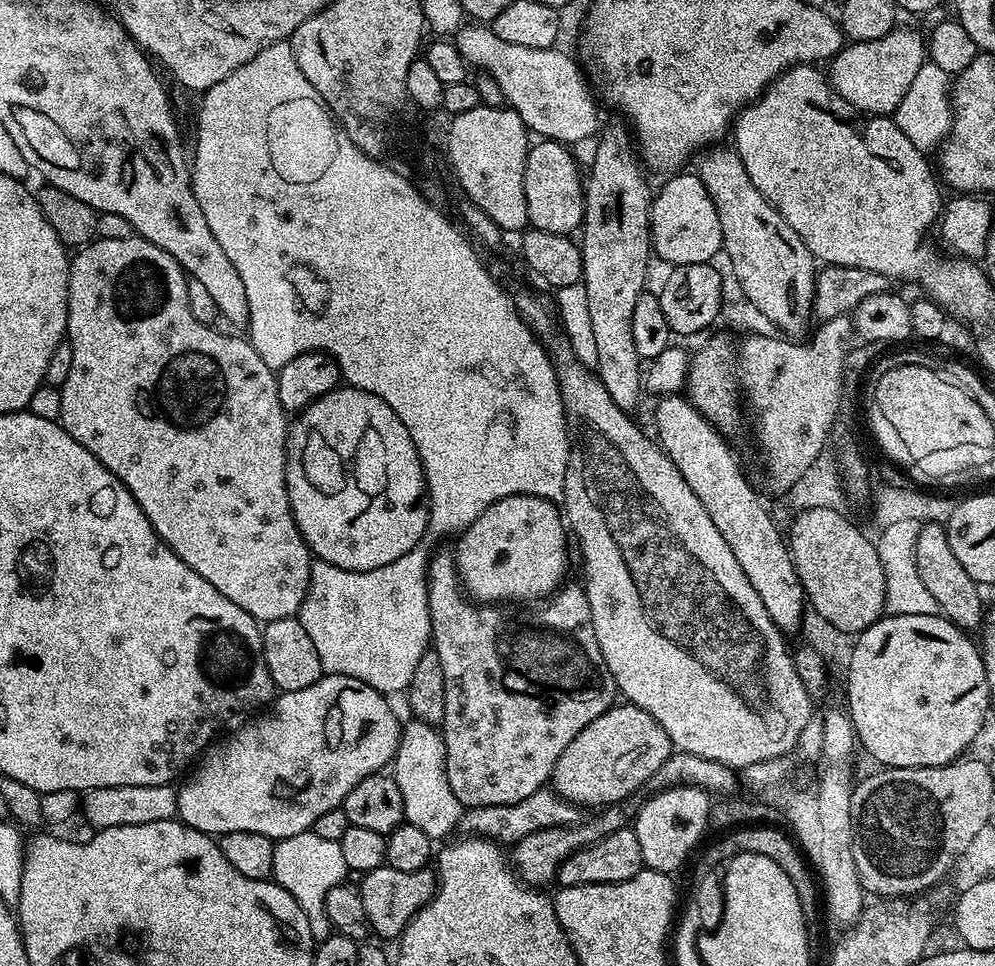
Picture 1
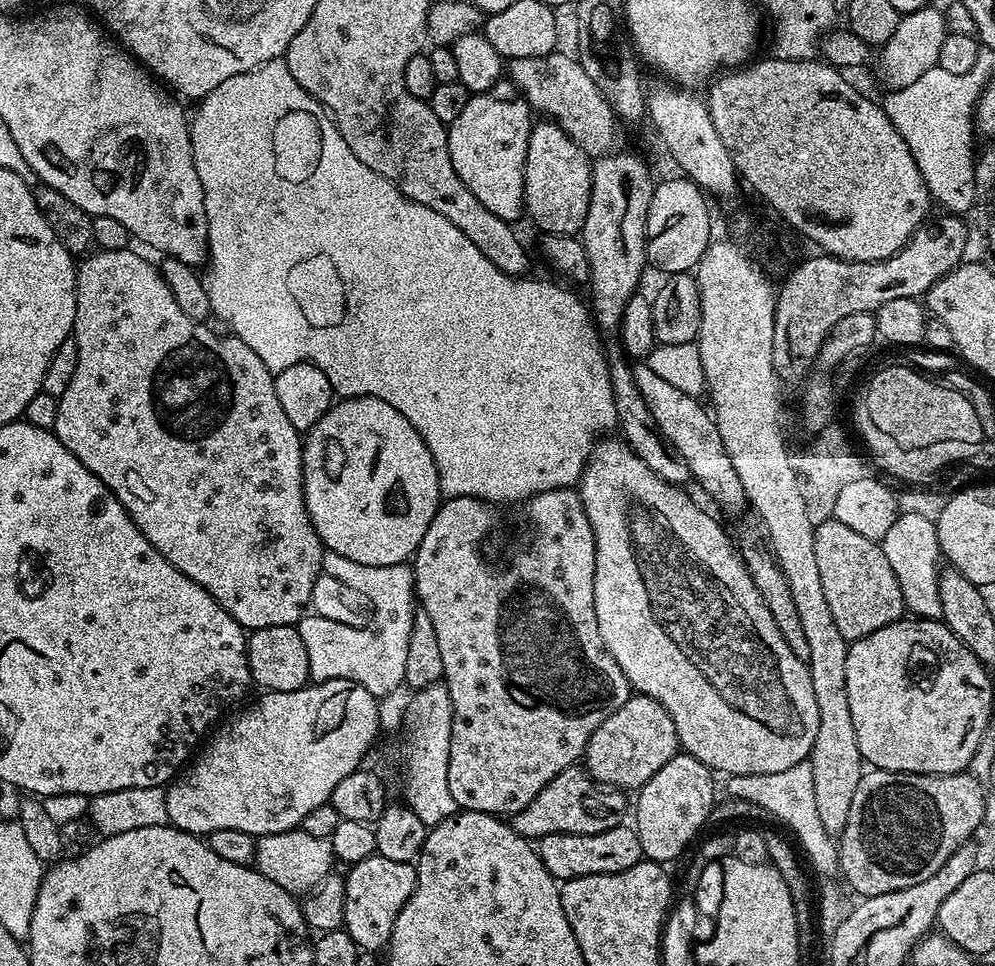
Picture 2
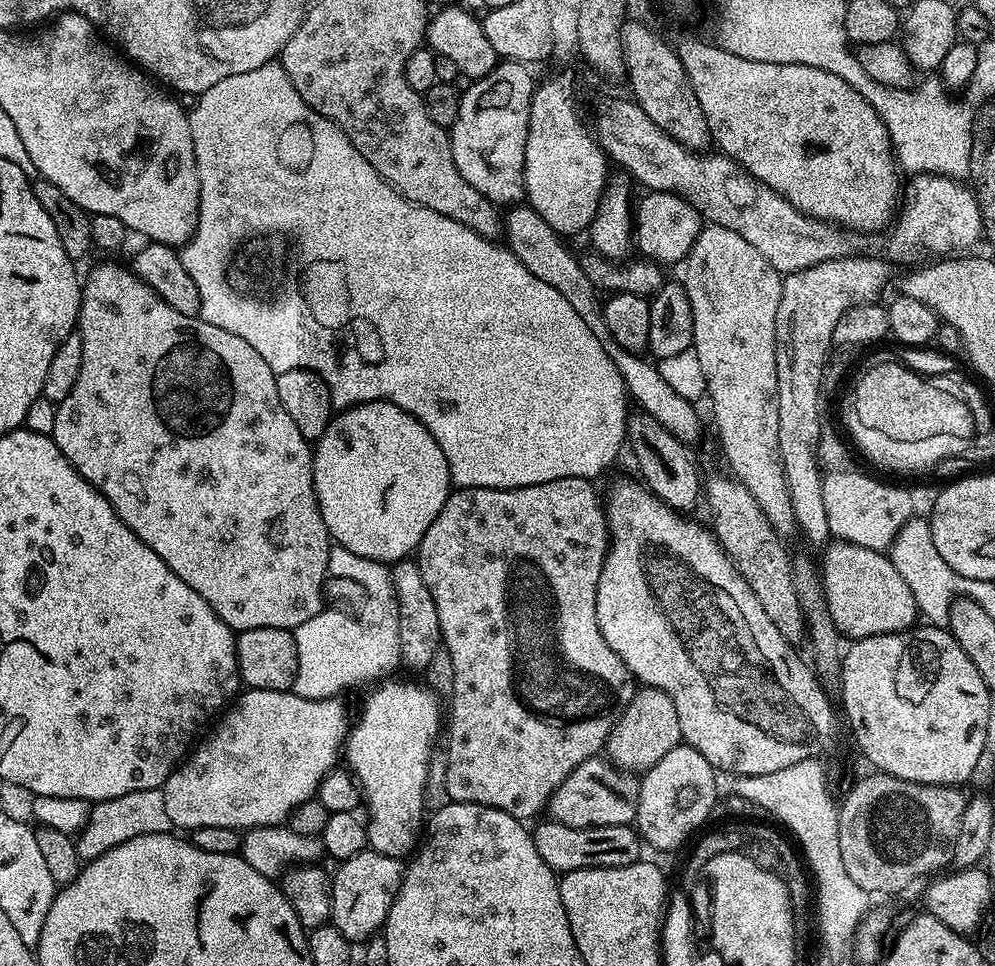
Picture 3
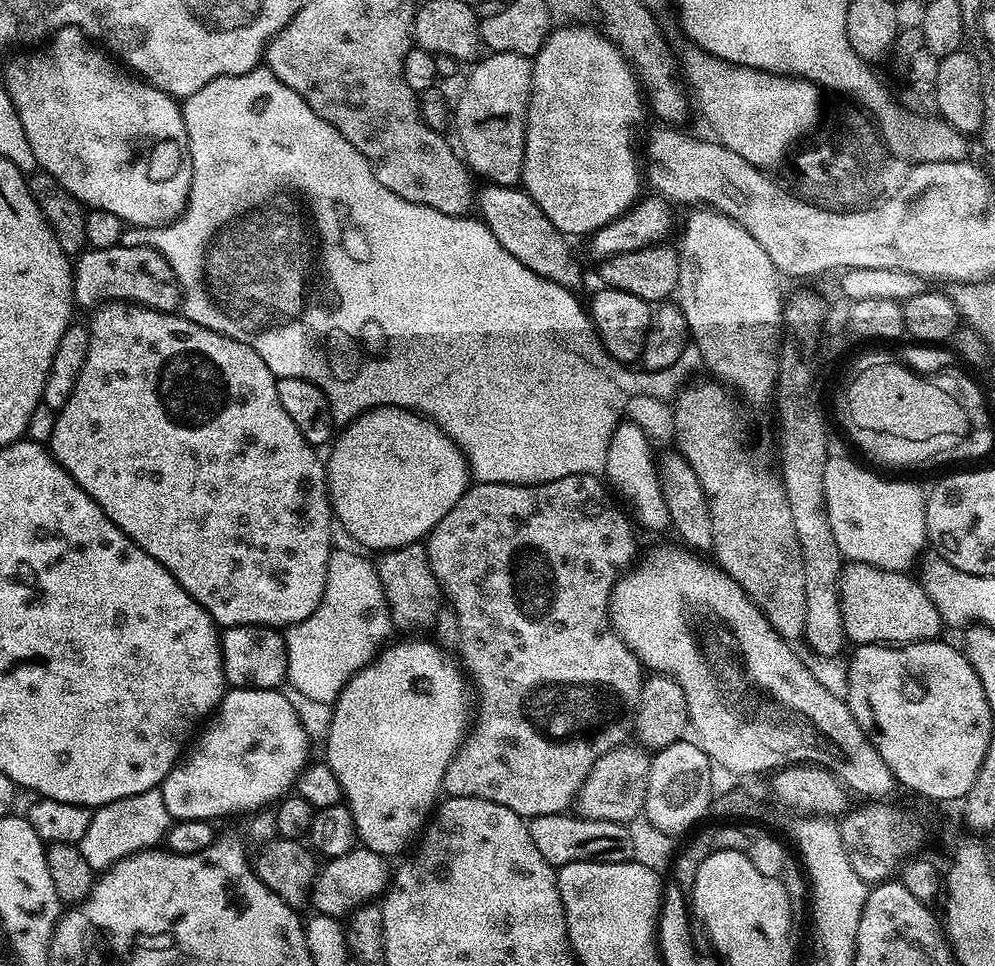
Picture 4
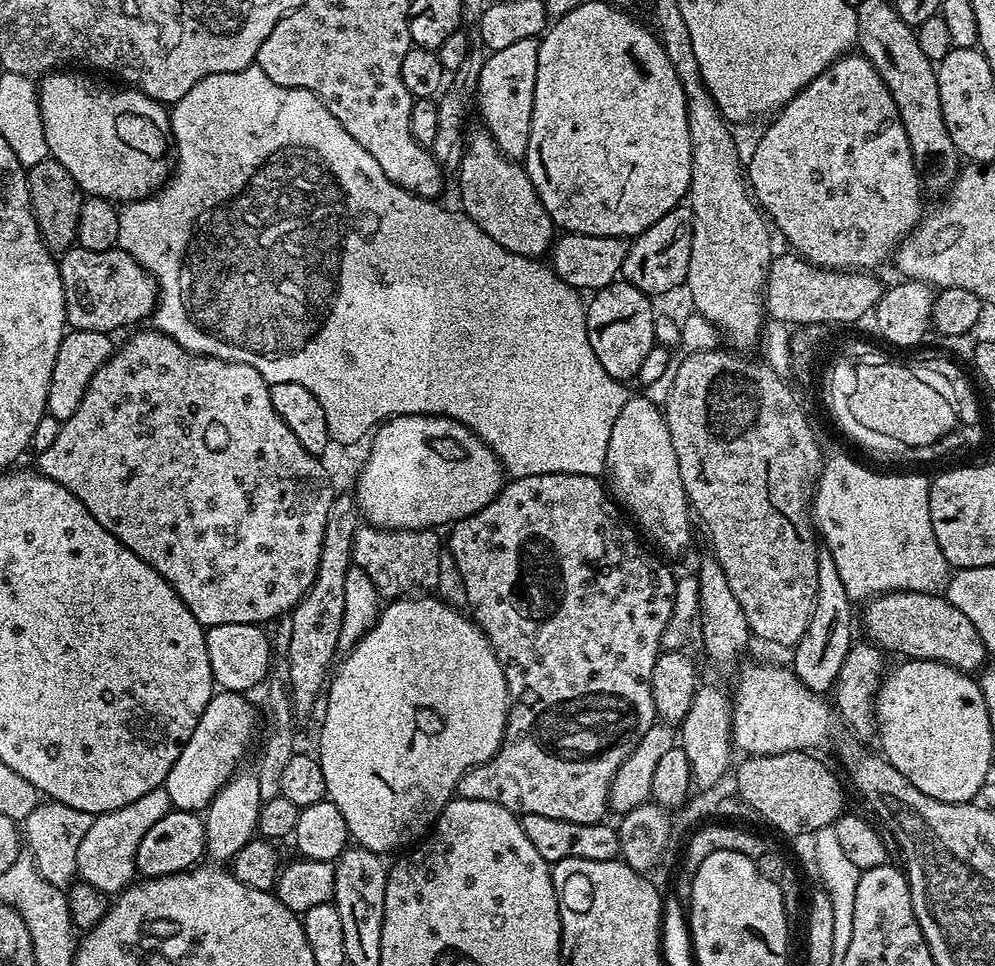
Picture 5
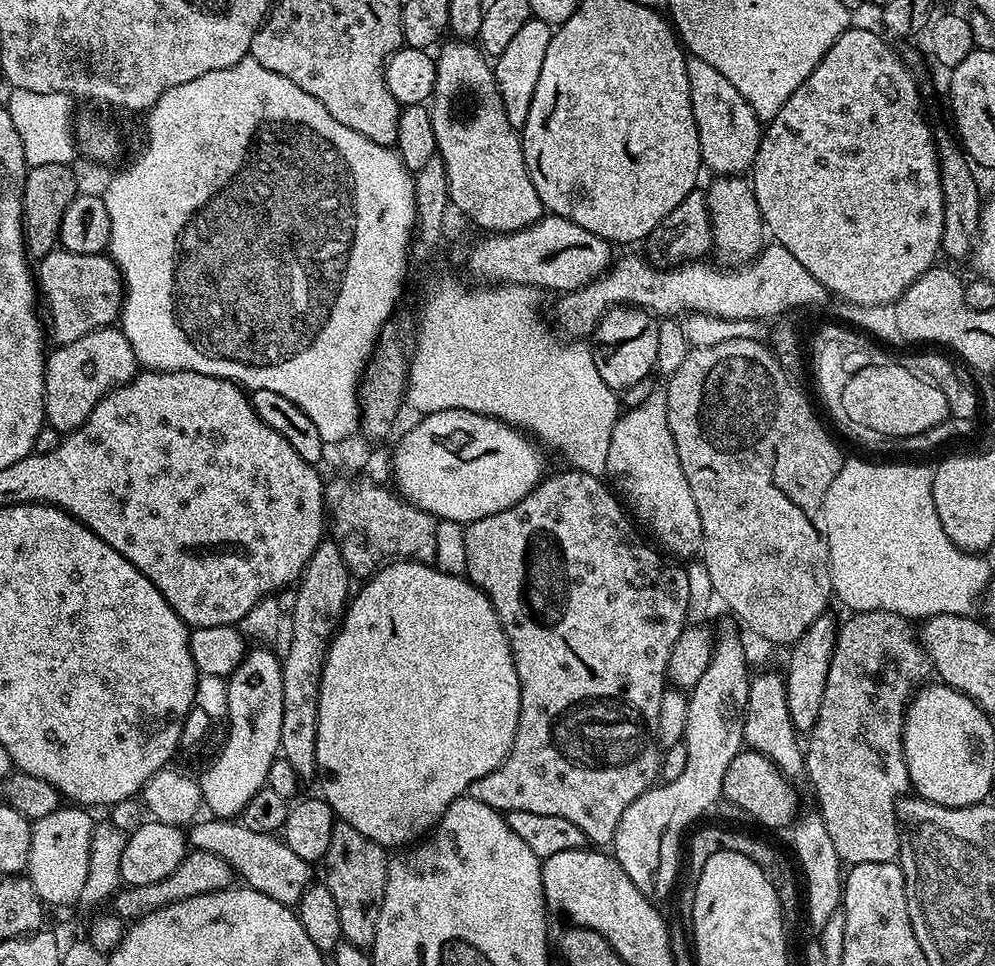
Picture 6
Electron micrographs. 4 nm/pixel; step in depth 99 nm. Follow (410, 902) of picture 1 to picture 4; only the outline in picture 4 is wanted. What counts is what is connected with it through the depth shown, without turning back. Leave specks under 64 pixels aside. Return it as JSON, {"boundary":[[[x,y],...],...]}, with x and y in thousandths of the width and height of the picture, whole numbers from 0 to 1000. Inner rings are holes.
{"boundary":[[[365,876],[343,886],[335,886],[327,894],[330,895],[321,900],[312,918],[312,936],[323,948],[349,949],[355,940],[385,929],[392,914],[391,891]]]}

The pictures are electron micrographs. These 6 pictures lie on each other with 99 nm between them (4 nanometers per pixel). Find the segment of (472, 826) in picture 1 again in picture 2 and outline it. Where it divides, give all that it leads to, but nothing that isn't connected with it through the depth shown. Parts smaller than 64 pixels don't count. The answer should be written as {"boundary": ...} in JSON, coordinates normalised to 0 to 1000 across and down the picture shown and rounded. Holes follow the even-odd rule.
{"boundary":[[[576,793],[565,797],[561,805],[553,805],[541,826],[525,840],[514,846],[516,859],[533,871],[542,871],[544,865],[553,863],[605,863],[614,857],[624,856],[627,840],[632,840],[633,828],[622,816],[603,812],[586,794]]]}

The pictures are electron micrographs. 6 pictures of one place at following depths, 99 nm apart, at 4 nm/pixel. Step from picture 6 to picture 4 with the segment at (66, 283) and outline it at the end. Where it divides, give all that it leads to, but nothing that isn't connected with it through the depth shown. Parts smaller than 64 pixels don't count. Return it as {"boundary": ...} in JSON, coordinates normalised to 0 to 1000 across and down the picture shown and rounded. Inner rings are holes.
{"boundary":[[[122,251],[115,257],[88,257],[75,266],[72,305],[75,314],[89,321],[110,313],[176,324],[181,319],[181,293],[170,271],[156,257],[144,252]]]}

